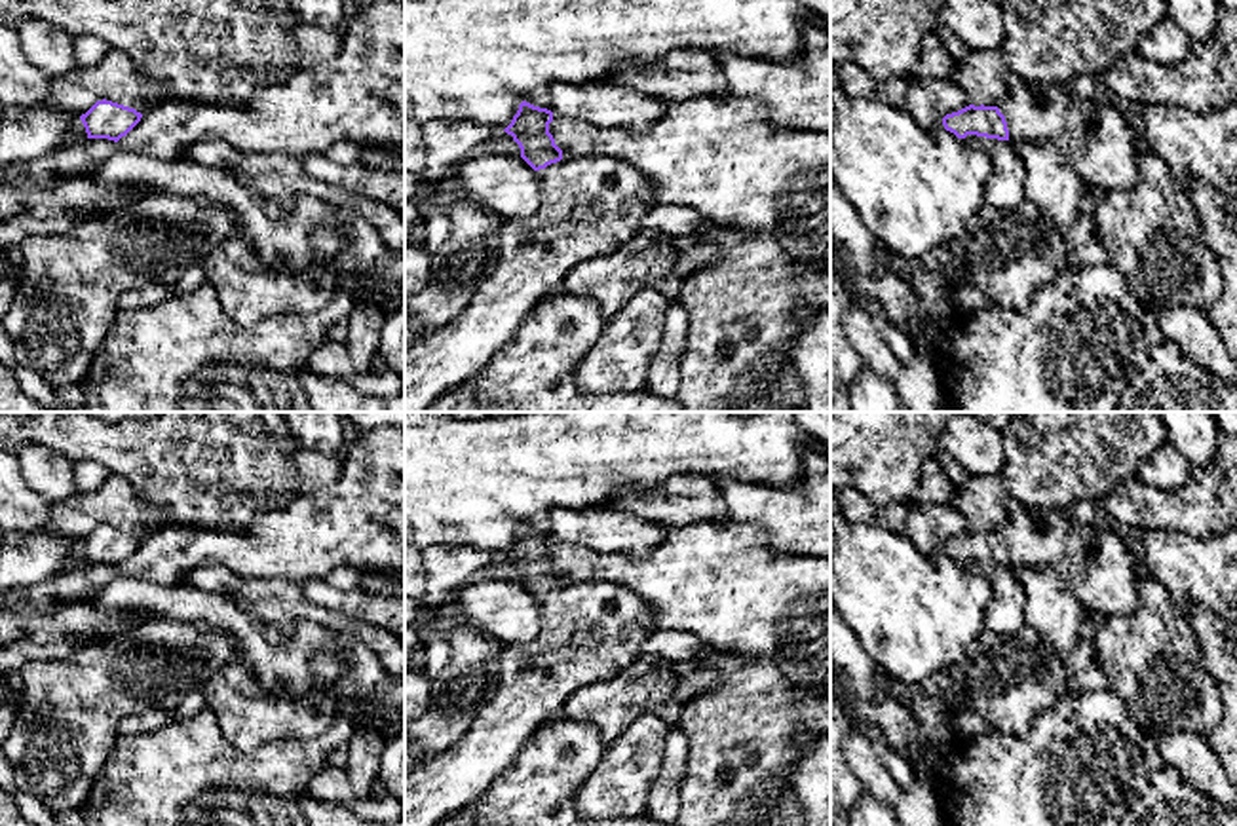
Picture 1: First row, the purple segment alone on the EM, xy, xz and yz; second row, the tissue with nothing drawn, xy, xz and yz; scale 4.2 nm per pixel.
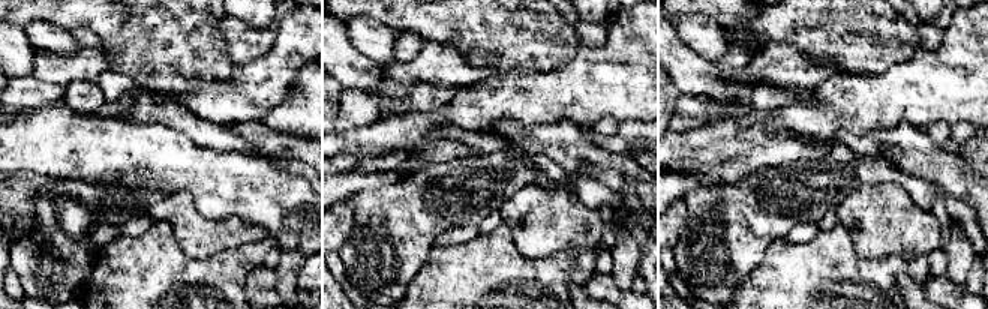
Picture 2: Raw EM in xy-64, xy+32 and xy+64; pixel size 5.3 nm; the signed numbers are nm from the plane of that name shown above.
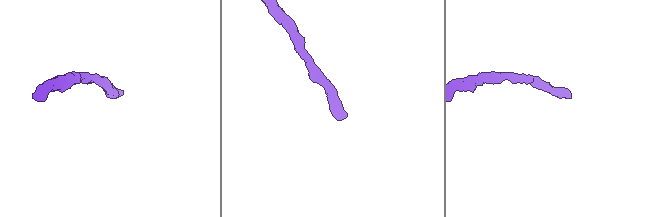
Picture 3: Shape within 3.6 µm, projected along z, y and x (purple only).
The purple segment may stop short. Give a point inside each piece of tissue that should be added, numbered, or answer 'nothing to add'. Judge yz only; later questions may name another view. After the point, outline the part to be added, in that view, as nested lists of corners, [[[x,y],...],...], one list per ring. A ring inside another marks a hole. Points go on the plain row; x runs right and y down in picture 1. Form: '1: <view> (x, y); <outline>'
1: yz (1101, 570); [[[1013,503],[998,530],[1015,570],[1053,570],[1100,619],[1127,615],[1138,602],[1140,553],[1113,530],[1074,520],[1068,511]]]

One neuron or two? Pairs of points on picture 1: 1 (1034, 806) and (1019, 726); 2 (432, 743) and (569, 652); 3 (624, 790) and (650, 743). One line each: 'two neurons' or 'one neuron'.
1: two neurons
2: two neurons
3: one neuron

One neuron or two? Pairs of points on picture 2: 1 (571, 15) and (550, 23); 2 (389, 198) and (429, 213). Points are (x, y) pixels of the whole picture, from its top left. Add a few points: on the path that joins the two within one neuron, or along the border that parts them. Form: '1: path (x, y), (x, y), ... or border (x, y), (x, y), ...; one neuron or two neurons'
1: border (561, 15), (573, 24); two neurons
2: path (399, 209), (419, 210); one neuron

